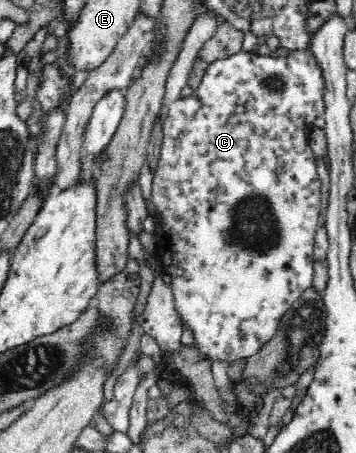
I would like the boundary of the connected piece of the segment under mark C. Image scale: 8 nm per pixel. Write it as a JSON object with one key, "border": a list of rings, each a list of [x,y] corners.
{"border":[[[310,49],[291,51],[283,57],[240,51],[228,58],[218,58],[210,62],[198,86],[193,89],[192,96],[188,98],[178,96],[166,110],[163,120],[162,150],[151,186],[151,198],[156,210],[154,233],[157,236],[156,246],[164,270],[171,276],[170,285],[180,322],[182,326],[192,330],[193,344],[196,344],[200,356],[204,356],[210,363],[214,360],[234,363],[241,358],[249,359],[258,354],[275,335],[278,324],[288,308],[298,303],[300,295],[306,289],[313,288],[314,262],[319,261],[314,246],[317,228],[322,218],[323,184],[317,172],[316,158],[308,142],[313,120],[325,114],[322,90],[324,90],[322,69]]]}

